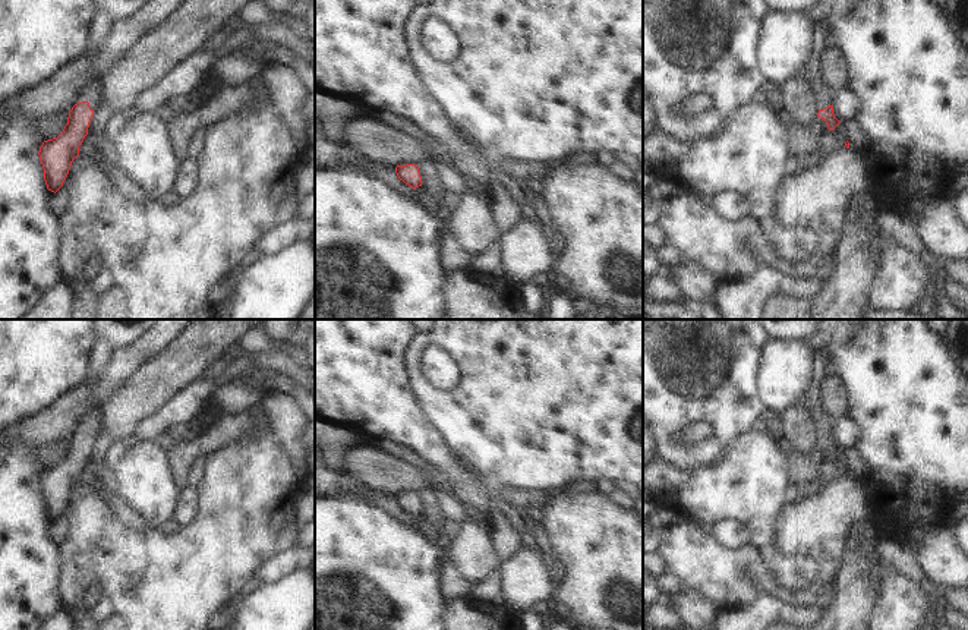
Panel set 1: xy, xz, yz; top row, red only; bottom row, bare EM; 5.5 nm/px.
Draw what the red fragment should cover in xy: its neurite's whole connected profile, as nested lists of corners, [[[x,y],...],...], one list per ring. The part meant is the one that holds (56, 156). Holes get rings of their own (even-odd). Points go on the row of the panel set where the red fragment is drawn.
[[[91,75],[75,97],[75,105],[69,111],[67,125],[53,139],[40,147],[40,161],[44,168],[47,189],[57,192],[66,180],[72,161],[79,155],[79,147],[88,135],[94,111],[103,101],[101,84],[97,75]]]

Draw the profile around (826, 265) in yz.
[[[835,251],[830,253],[826,253],[819,265],[817,265],[817,271],[816,271],[816,277],[822,281],[826,281],[830,278],[832,273],[835,271],[836,267],[836,255]]]

